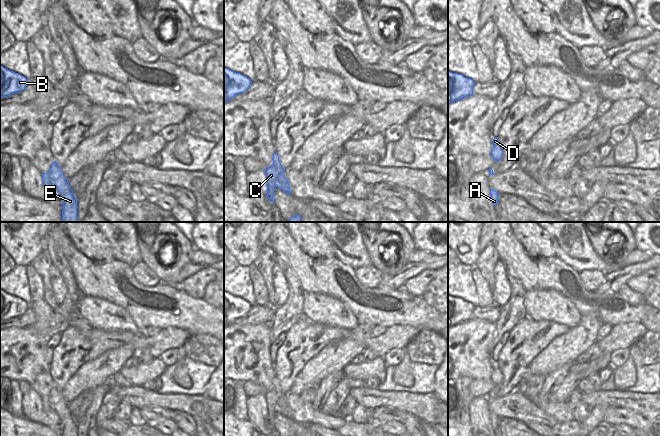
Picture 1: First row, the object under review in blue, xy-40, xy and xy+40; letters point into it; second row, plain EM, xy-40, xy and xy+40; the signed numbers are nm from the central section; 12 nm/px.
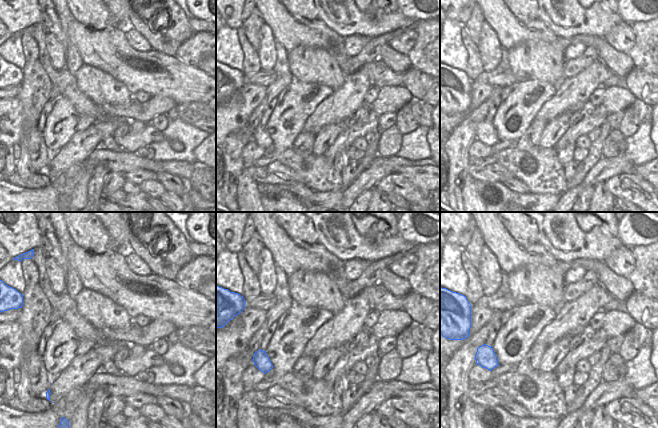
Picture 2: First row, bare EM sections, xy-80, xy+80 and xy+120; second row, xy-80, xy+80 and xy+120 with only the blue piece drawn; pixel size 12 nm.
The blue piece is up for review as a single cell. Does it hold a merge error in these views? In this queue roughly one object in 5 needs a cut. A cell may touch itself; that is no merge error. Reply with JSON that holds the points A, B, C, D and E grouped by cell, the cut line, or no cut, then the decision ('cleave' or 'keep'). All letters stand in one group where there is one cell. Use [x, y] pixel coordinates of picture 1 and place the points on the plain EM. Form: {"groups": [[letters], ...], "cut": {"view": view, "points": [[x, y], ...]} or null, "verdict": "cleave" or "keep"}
{"groups": [["A", "B", "C", "D", "E"]], "cut": null, "verdict": "keep"}

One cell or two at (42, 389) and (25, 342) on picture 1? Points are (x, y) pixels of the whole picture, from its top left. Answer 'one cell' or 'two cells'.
one cell

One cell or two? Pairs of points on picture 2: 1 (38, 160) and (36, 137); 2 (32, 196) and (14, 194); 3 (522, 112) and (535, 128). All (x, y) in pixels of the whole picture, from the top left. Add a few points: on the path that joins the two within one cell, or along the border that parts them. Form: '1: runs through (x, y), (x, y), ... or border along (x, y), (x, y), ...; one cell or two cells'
1: runs through (40, 154), (40, 148), (36, 143); one cell
2: runs through (28, 196), (18, 196); one cell
3: border along (535, 118), (517, 140); two cells

